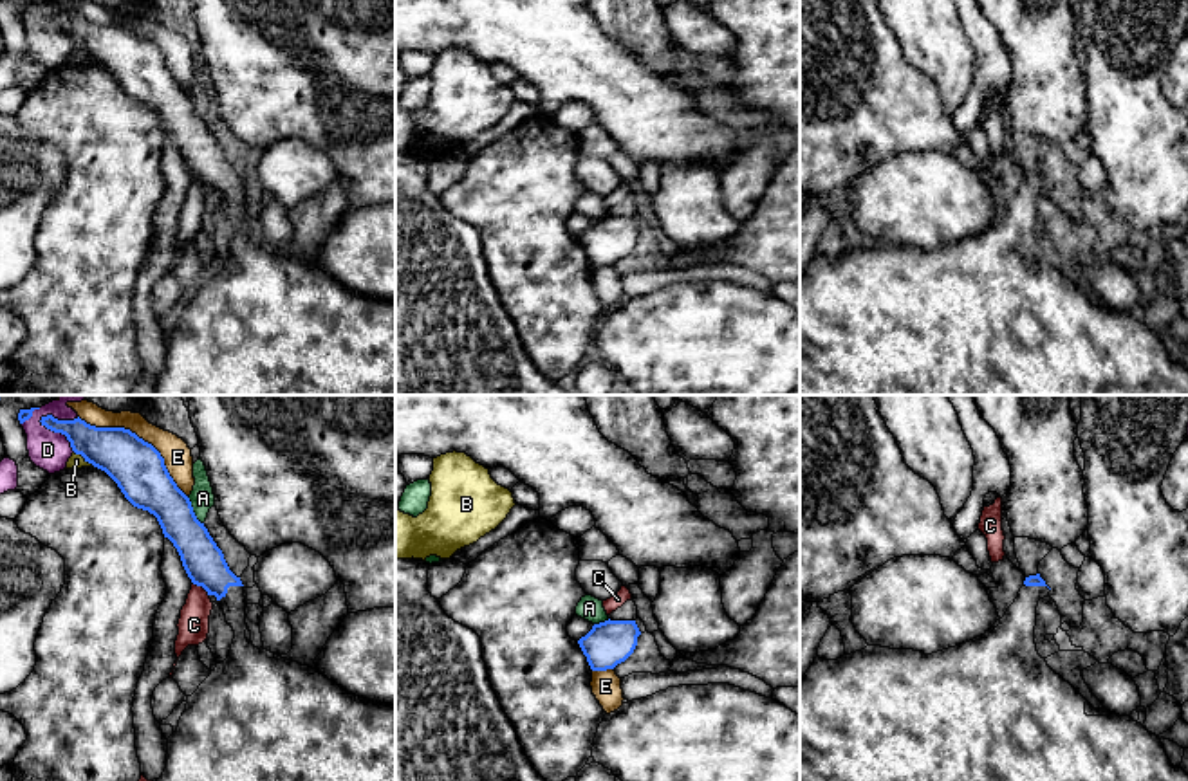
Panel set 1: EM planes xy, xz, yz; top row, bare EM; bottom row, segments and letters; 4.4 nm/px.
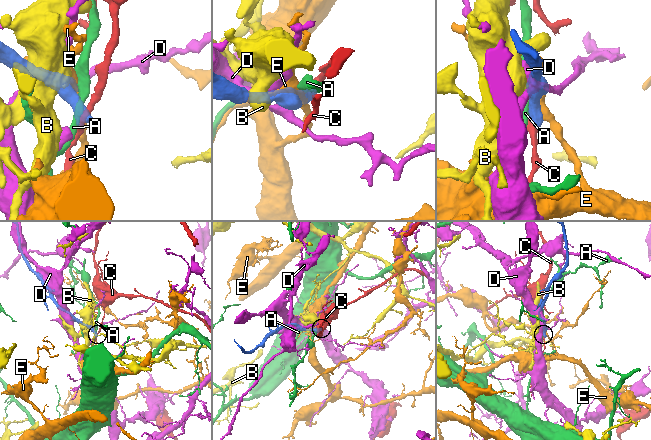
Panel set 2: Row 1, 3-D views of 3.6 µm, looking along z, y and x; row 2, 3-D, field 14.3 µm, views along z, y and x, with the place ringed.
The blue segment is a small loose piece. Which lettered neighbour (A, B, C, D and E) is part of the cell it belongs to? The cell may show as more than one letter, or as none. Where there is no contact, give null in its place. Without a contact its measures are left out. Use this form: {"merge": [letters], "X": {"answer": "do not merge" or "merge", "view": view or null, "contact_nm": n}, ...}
{"merge": [], "A": {"answer": "do not merge", "view": "xy", "contact_nm": 150}, "B": {"answer": "do not merge", "view": "xy", "contact_nm": 120}, "C": {"answer": "do not merge", "view": "xy", "contact_nm": 90}, "D": {"answer": "do not merge", "view": "xy", "contact_nm": 220}, "E": {"answer": "do not merge", "view": "xy", "contact_nm": 600}}

